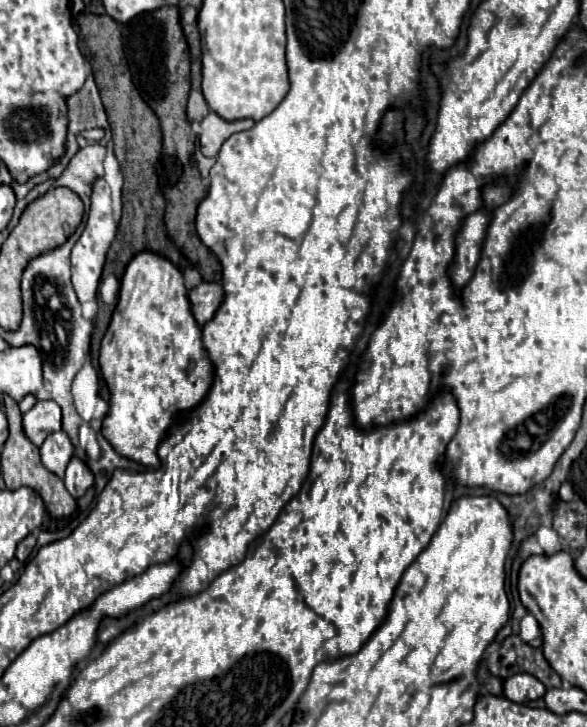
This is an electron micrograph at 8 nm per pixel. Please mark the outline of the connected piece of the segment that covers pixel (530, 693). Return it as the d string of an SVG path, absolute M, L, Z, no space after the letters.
M515 674L505 680L505 696L511 702L527 704L531 700L541 698L545 690L547 688L541 682L537 682L537 678L533 678L531 674Z

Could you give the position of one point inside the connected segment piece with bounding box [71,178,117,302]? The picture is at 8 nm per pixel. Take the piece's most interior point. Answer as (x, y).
(88, 256)

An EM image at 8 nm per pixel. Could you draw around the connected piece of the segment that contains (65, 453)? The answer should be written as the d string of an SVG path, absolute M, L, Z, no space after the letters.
M59 430L59 432L53 432L47 436L47 440L41 444L39 452L41 452L43 466L61 478L65 474L67 462L71 460L75 448L73 448L69 436L63 430Z

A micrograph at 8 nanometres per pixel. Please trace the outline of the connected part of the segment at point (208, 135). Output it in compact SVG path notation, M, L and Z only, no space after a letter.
M209 112L203 120L201 120L201 152L205 156L215 158L219 154L219 148L223 144L223 140L227 140L231 134L235 132L243 132L249 130L255 122L253 120L235 120L235 122L227 122L221 116L217 116L215 112Z

